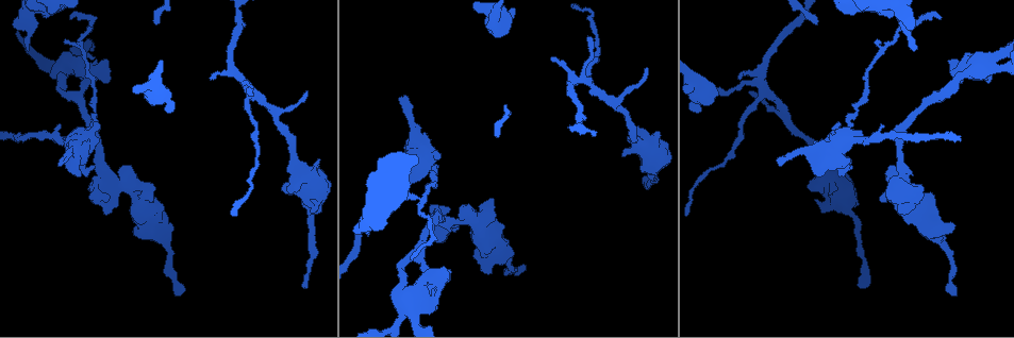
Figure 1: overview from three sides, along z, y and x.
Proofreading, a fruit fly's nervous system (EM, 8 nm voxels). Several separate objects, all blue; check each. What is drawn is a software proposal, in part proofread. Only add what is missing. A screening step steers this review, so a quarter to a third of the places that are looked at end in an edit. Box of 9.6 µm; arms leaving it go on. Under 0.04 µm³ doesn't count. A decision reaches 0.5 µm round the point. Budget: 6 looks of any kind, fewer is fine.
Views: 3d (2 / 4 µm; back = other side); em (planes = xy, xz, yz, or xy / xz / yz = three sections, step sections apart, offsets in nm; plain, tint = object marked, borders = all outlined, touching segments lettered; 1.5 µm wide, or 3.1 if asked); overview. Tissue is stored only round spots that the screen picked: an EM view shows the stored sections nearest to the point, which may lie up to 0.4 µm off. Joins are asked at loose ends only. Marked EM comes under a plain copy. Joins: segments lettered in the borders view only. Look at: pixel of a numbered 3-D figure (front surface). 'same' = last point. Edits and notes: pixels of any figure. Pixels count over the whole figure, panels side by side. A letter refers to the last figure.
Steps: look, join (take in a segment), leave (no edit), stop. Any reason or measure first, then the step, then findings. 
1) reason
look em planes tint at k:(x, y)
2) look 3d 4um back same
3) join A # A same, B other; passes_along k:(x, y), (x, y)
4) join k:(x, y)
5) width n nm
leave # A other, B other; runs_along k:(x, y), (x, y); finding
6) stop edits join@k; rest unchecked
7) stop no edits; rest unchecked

tapers out
look 3d 4um at 1:(307, 91)

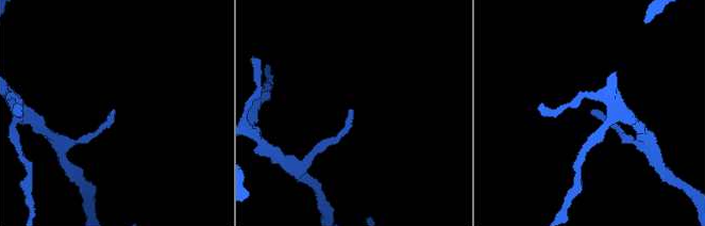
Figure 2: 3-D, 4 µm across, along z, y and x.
look em xz step 8 tint at 2:(351, 109)

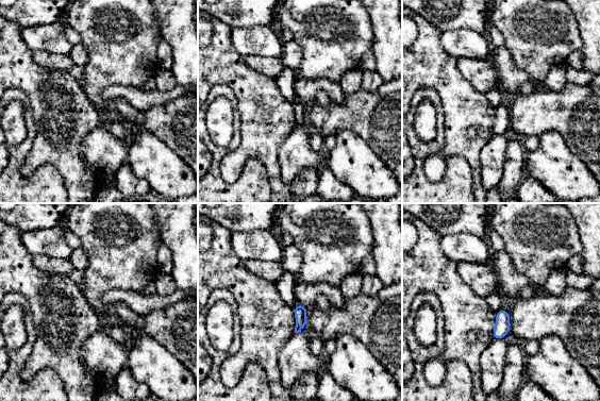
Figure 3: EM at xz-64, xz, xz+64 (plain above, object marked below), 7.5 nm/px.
look em yz step 4 borders same

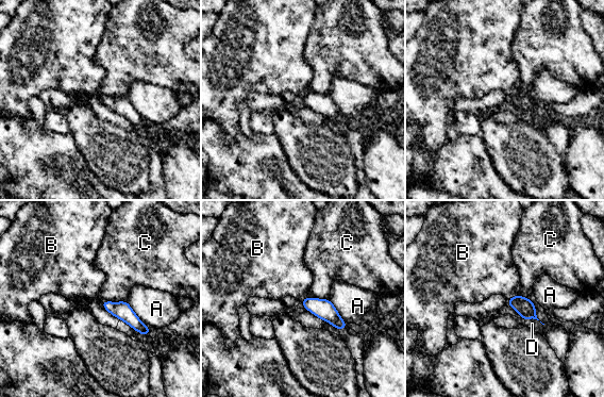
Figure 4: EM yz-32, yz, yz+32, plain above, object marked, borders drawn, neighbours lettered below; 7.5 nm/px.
longest_contact A 260 nm
leave # A other, B other, C other, D other; border 4:(515, 294), (508, 299); no lettered segment goes on from it

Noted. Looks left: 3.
branch stops here
look 3d 4um at 1:(517, 273)

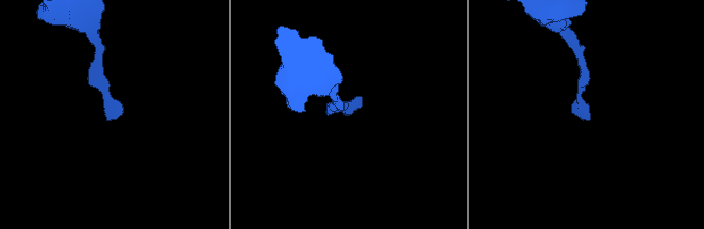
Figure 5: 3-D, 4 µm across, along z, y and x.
now the EM
look em planes borders at 5:(589, 116)

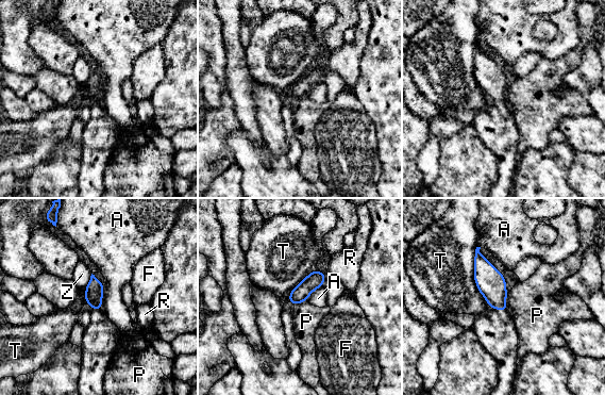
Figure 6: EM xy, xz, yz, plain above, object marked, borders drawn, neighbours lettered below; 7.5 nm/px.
leave # A other, F other, P other, R other, T other, Z other; border 6:(507, 294), (506, 309); no lettered segment goes on from it

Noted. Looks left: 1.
stop no edits; rest unchecked

